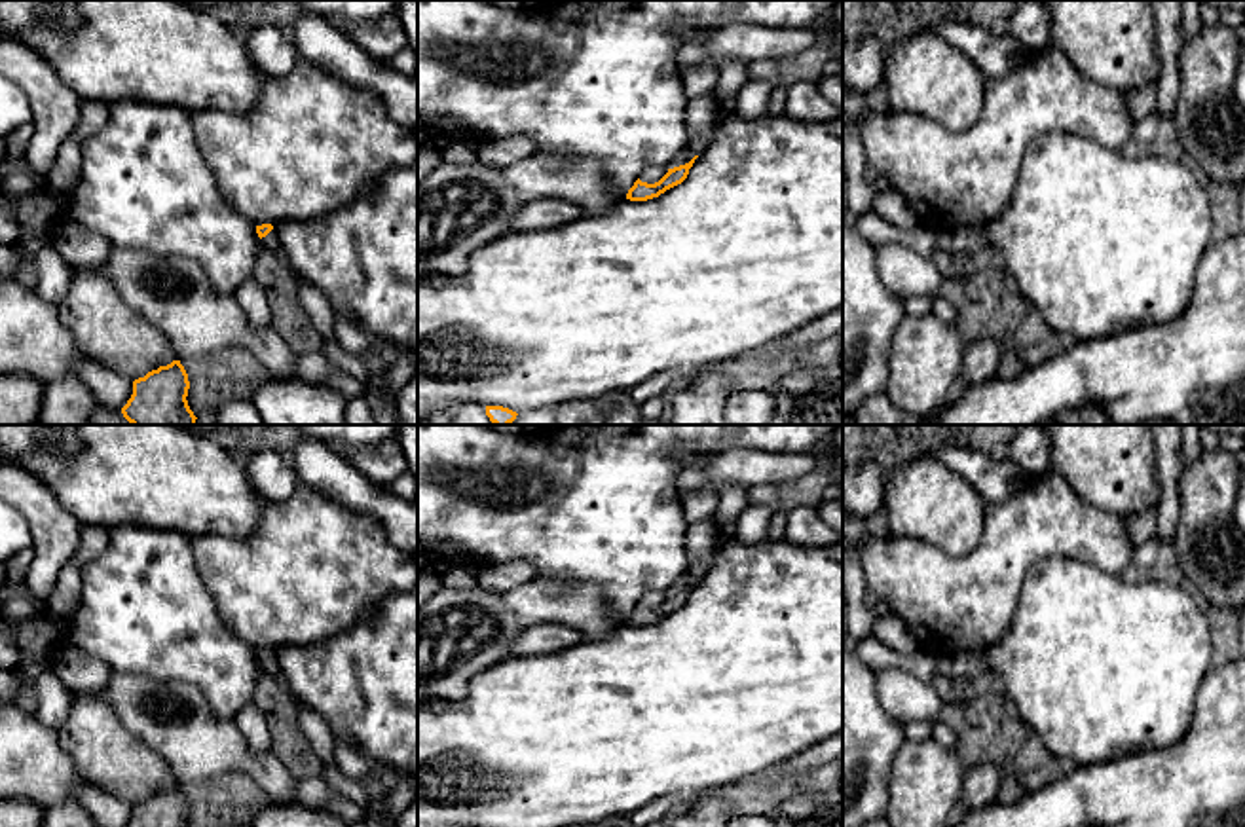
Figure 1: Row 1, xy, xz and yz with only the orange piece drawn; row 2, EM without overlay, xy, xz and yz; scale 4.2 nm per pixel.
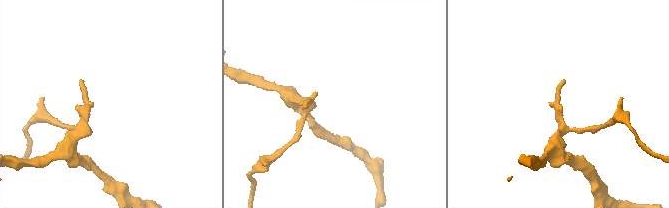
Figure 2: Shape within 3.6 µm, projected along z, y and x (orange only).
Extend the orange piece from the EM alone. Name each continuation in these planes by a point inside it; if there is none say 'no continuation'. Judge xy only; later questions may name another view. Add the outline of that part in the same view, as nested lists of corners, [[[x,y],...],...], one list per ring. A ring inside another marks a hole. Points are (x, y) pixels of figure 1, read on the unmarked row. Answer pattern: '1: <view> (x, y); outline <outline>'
1: xy (270, 666); outline [[[275,651],[266,662],[260,664],[260,670],[269,673],[269,675],[281,677],[281,668],[279,668]]]

